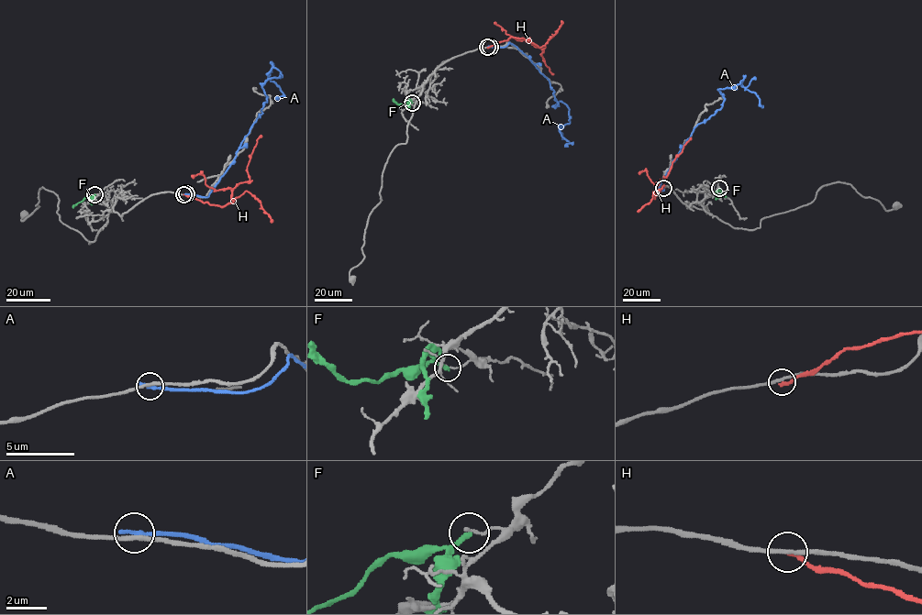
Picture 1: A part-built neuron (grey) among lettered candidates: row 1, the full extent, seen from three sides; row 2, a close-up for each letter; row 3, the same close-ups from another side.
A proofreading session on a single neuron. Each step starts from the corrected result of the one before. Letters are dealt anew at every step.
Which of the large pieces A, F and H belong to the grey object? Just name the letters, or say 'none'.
none

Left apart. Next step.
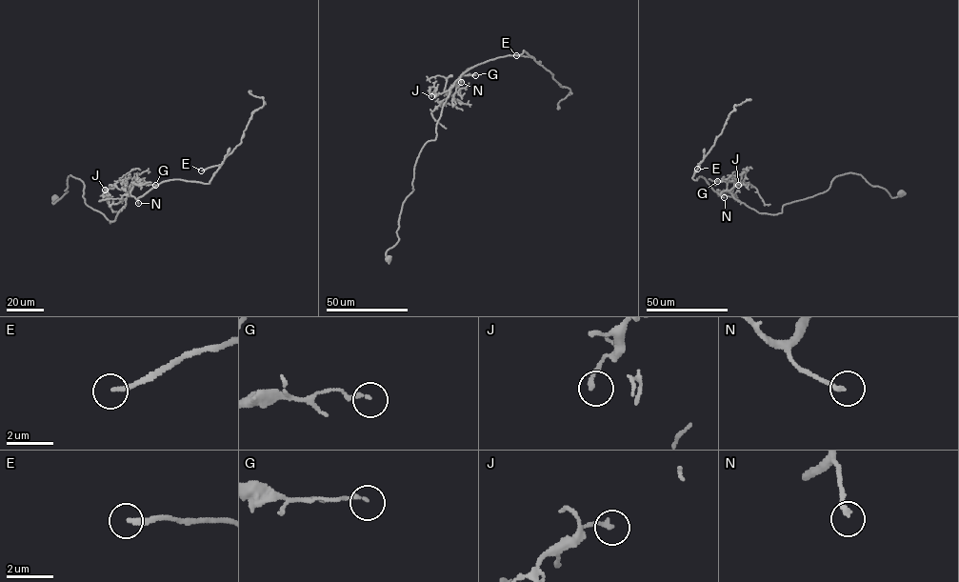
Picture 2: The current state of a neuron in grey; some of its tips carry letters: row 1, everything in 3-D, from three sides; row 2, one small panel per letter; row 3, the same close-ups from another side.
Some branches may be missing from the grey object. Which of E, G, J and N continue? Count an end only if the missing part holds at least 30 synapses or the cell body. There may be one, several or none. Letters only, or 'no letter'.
E

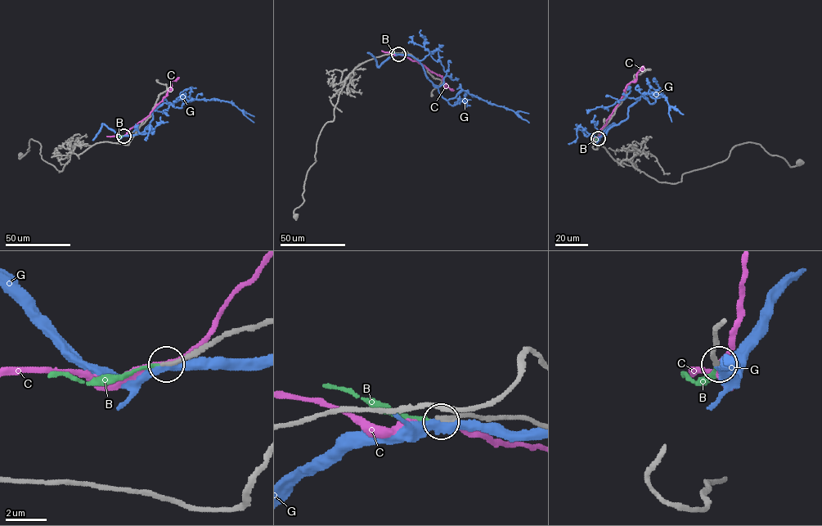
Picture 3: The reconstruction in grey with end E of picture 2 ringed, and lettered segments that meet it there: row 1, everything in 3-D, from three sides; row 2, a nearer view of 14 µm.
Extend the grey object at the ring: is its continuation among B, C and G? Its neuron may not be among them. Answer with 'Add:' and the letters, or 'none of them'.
Add: B

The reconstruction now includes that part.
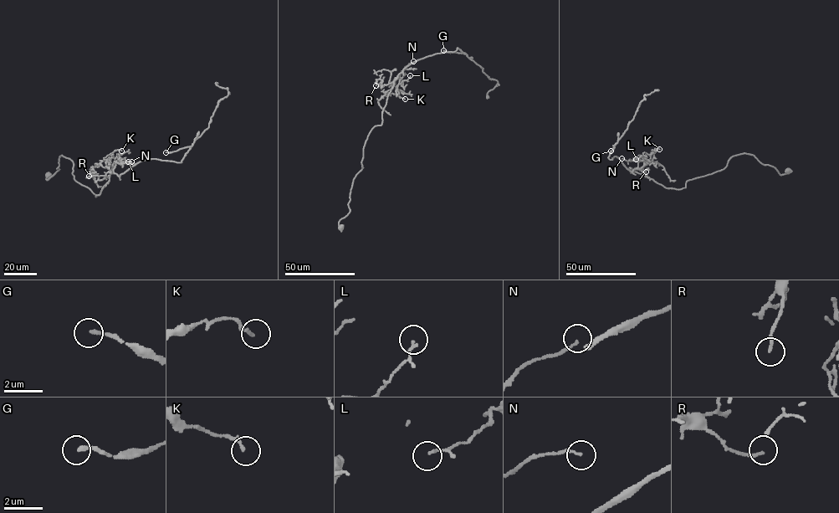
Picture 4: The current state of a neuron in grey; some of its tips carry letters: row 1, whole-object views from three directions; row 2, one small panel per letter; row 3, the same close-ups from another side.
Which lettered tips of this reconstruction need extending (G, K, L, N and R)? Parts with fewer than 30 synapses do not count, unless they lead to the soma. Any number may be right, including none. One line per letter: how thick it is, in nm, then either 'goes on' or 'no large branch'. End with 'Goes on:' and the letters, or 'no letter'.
G: 180 nm | goes on
K: 140 nm | no large branch
L: 80 nm | no large branch
N: 120 nm | no large branch
R: 140 nm | no large branch
Goes on: G

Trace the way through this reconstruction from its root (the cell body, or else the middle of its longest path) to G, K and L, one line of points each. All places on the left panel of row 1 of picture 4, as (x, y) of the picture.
G: (47, 175), (69, 158), (95, 197), (112, 172), (148, 159), (181, 162), (190, 147), (166, 152)
K: (47, 175), (58, 169), (61, 156), (69, 158), (74, 178), (95, 197), (110, 173), (99, 163), (121, 151)
L: (47, 175), (58, 169), (61, 156), (69, 158), (74, 178), (95, 197), (115, 164), (128, 161)

